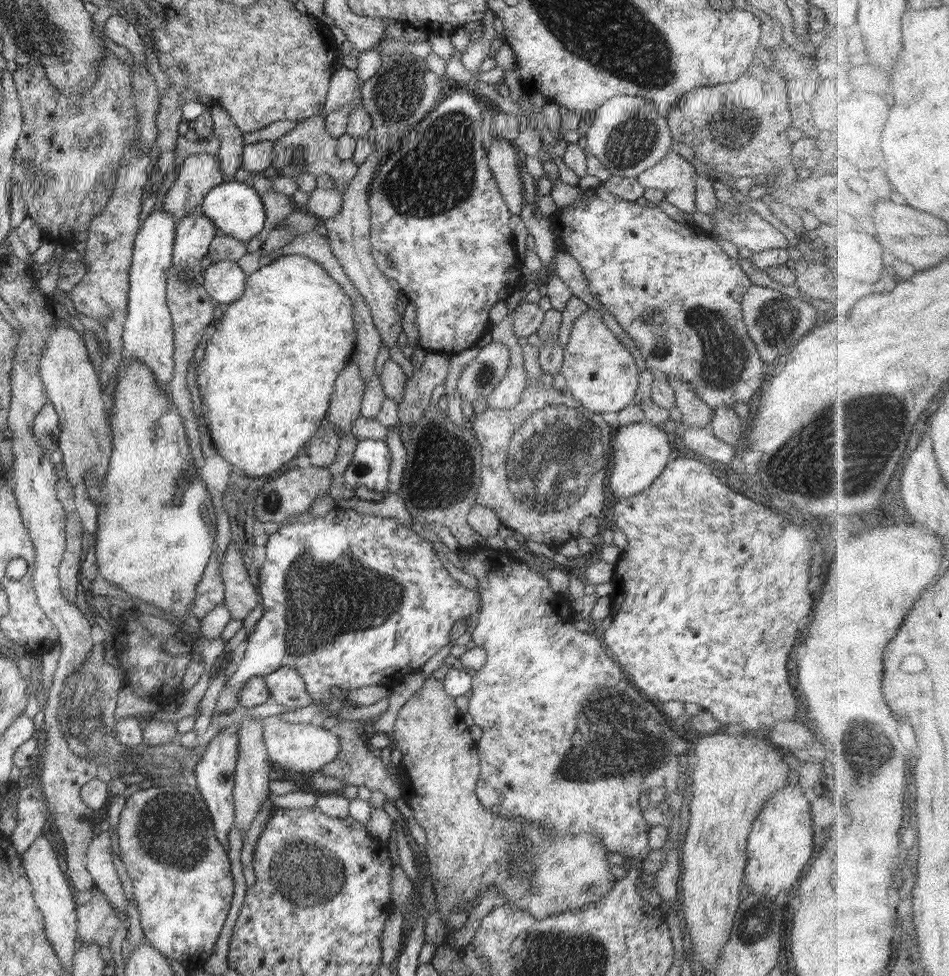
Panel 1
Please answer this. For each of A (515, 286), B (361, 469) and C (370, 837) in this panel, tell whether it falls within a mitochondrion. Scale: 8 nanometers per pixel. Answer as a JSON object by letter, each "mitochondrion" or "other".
{"A":"other","B":"mitochondrion","C":"other"}

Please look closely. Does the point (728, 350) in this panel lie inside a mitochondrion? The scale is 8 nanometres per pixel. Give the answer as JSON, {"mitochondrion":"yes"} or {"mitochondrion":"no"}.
{"mitochondrion":"yes"}

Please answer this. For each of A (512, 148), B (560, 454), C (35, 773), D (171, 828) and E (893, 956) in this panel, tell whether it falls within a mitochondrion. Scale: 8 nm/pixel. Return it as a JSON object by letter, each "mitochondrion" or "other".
{"A":"other","B":"mitochondrion","C":"other","D":"mitochondrion","E":"other"}

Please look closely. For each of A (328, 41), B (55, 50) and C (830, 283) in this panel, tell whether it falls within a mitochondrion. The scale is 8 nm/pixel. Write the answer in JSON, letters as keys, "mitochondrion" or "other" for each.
{"A":"other","B":"mitochondrion","C":"other"}

